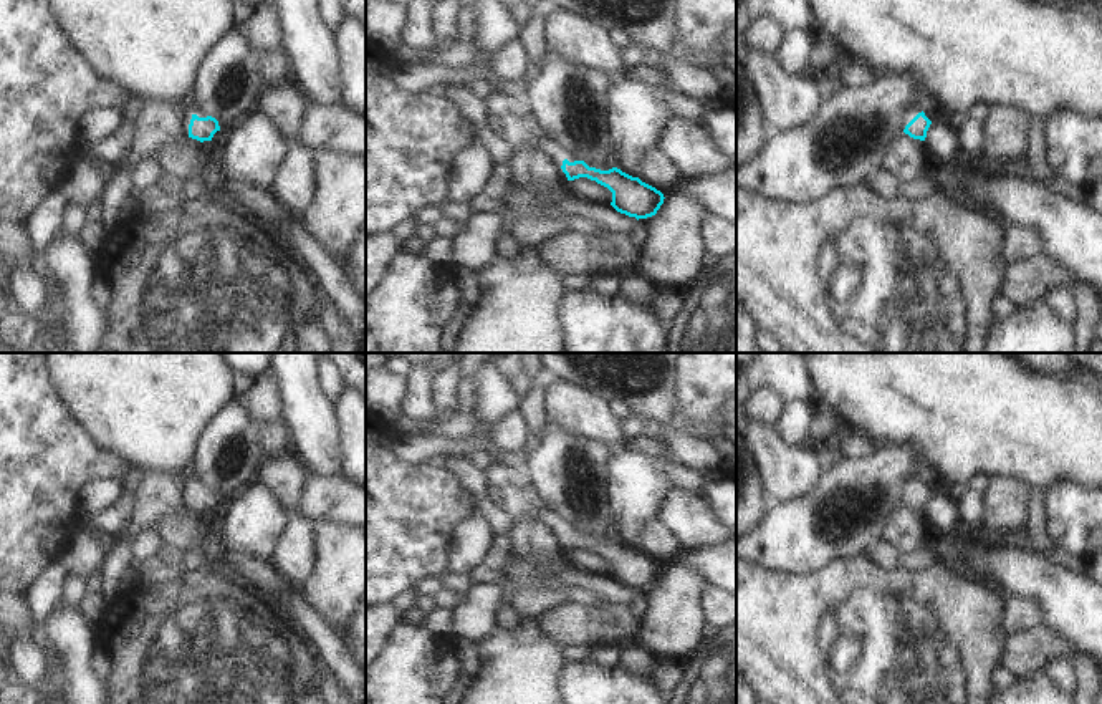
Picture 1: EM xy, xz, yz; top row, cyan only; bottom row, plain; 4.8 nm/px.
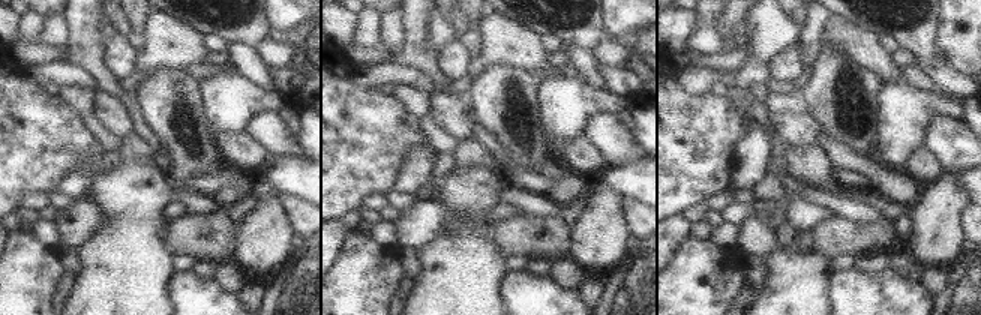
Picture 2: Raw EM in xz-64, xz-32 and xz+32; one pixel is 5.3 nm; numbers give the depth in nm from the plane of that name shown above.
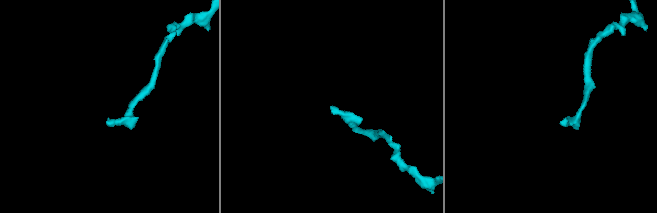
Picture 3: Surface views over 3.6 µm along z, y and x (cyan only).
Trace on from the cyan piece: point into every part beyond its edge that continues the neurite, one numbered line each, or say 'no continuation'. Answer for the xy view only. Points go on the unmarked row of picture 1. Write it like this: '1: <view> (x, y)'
no continuation

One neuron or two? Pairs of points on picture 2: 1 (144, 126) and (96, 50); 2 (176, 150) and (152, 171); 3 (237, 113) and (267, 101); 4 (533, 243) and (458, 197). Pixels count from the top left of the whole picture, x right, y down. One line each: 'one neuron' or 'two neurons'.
1: one neuron
2: two neurons
3: one neuron
4: two neurons

